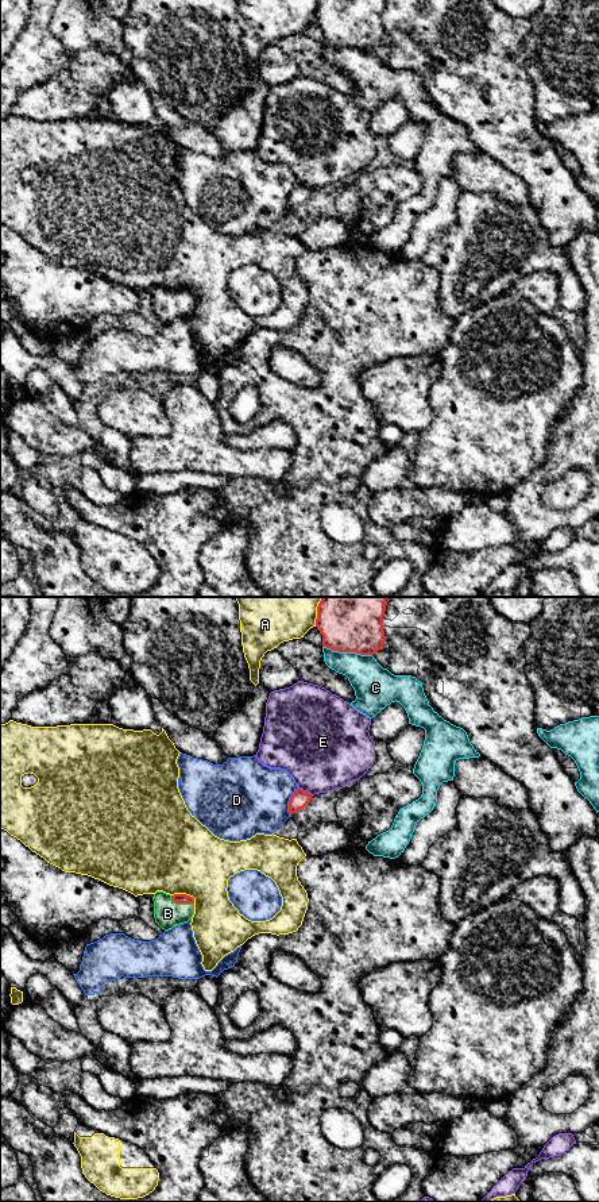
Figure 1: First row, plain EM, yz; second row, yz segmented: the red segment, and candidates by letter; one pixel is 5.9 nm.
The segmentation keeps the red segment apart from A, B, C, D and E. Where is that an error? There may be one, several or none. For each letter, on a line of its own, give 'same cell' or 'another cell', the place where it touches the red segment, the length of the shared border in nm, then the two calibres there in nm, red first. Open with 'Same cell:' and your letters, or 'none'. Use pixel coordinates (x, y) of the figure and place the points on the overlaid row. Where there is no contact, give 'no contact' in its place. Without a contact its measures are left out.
Same cell: B
A: another cell | yz (185, 894) | 150 nm | 60/480 nm
B: same cell | yz (181, 902) | 150 nm | 60/160 nm
C: another cell | yz (347, 651) | 300 nm | 400/240 nm
D: another cell | yz (289, 802) | 180 nm | 110/440 nm
E: another cell | yz (305, 792) | 110 nm | 110/440 nm

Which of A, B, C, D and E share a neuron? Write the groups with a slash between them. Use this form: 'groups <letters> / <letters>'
groups A / B / C / D / E

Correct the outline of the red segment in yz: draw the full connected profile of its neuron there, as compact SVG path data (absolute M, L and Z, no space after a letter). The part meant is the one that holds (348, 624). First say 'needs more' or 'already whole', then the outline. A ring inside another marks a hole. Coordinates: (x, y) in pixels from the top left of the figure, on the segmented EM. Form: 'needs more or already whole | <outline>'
already whole | M322 597L317 606L316 627L322 635L322 647L339 652L374 655L386 642L383 616L387 597Z

